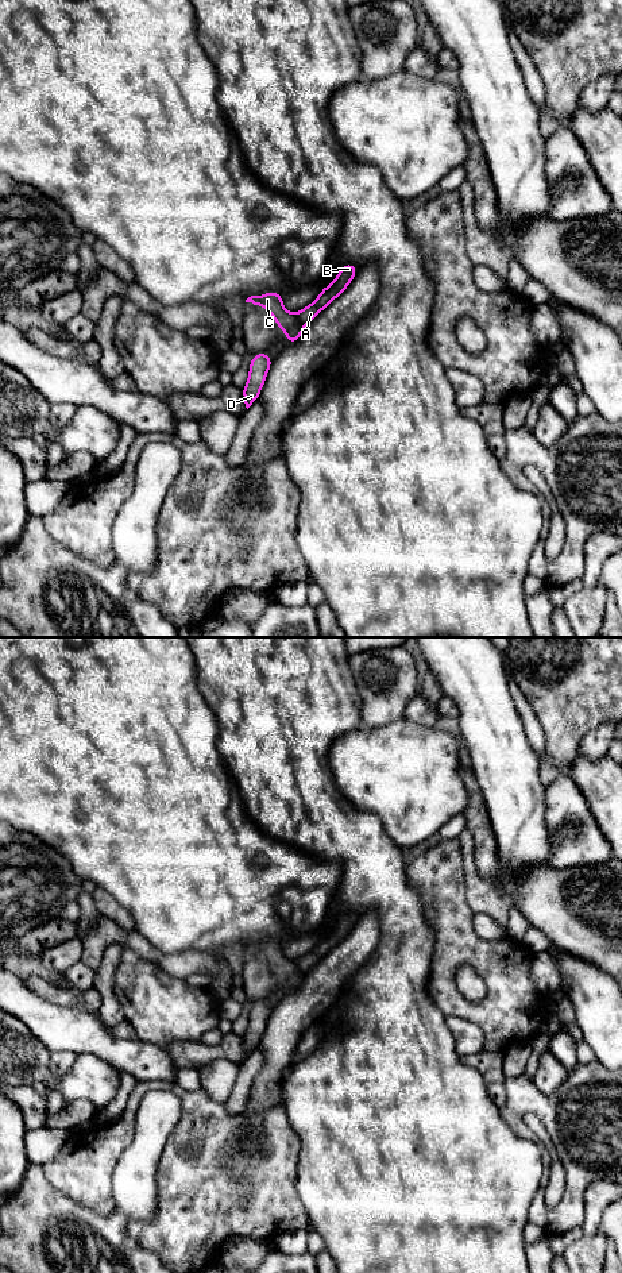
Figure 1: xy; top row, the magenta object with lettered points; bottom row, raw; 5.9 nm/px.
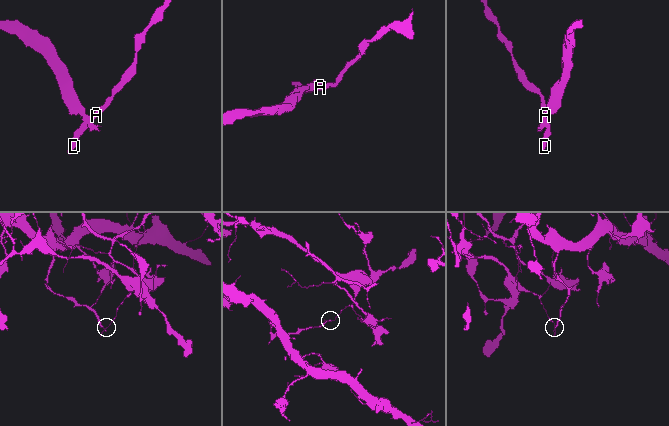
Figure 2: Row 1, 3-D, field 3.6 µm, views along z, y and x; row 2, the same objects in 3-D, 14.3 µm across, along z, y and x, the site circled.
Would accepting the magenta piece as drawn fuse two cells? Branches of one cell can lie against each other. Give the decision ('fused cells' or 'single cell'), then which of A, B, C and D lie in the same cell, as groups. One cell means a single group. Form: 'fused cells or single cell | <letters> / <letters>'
fused cells | A B D / C

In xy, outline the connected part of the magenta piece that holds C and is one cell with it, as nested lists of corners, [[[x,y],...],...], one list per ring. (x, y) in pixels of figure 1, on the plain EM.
[[[268,940],[262,944],[251,944],[246,950],[263,954],[268,963],[274,964],[274,971],[285,980],[289,994],[294,992],[302,983],[304,975],[297,969],[294,961],[283,956],[283,945],[277,940]]]

